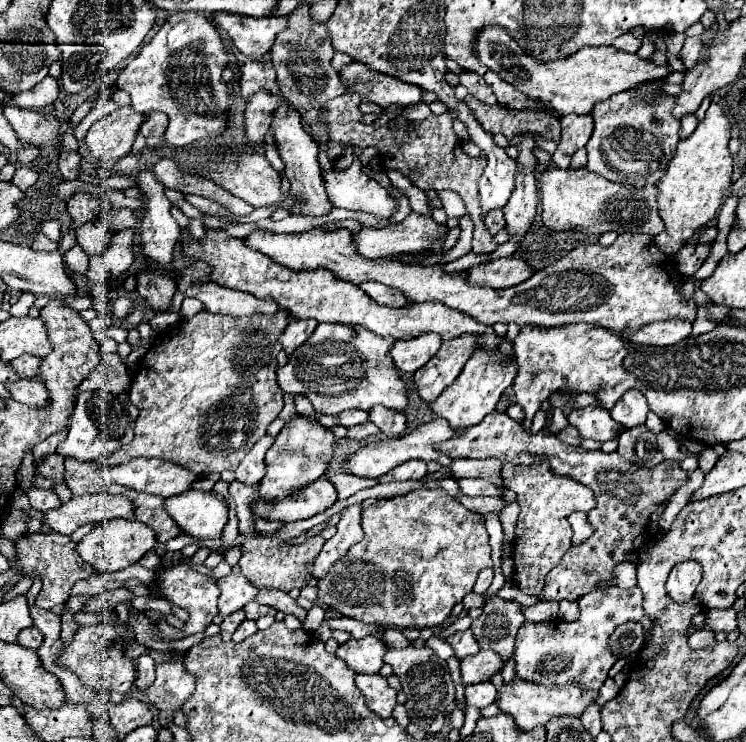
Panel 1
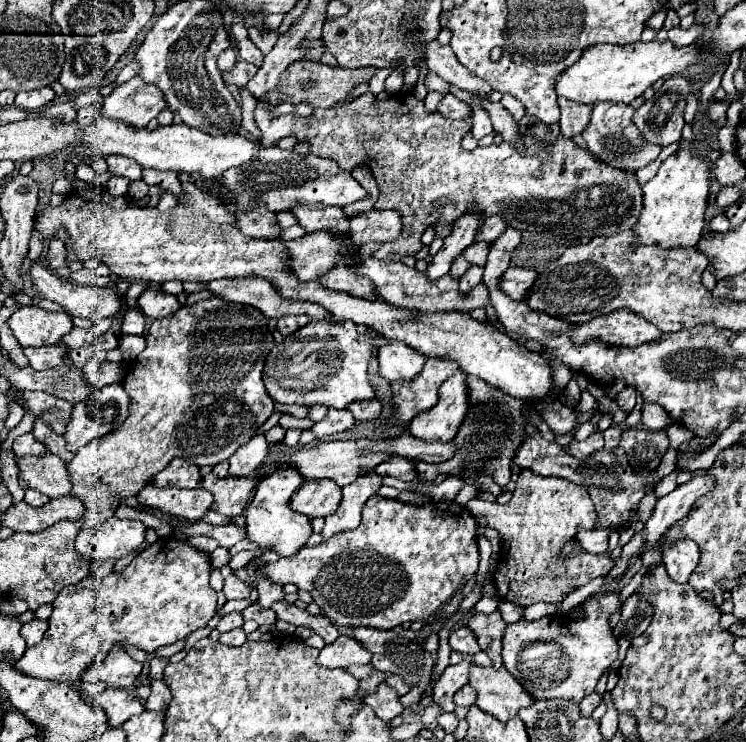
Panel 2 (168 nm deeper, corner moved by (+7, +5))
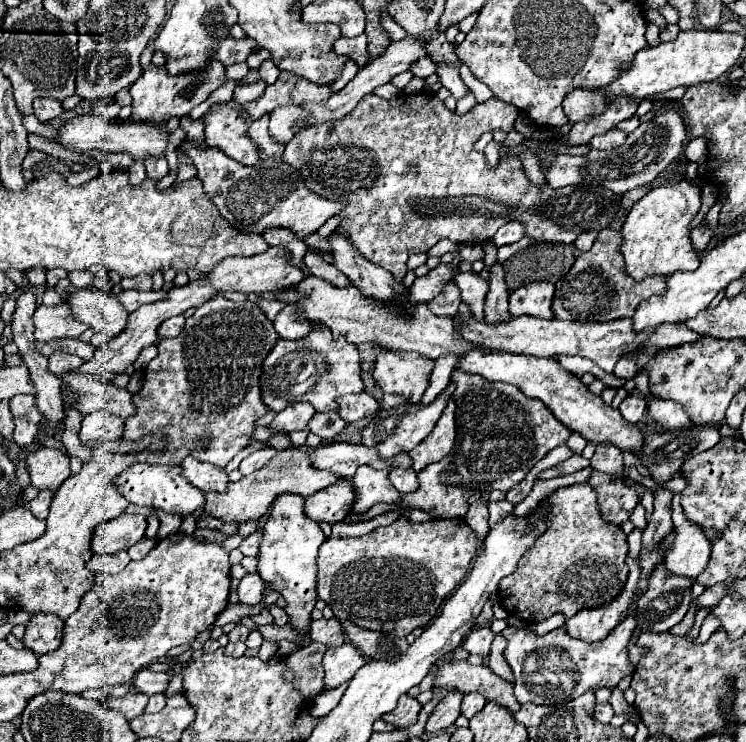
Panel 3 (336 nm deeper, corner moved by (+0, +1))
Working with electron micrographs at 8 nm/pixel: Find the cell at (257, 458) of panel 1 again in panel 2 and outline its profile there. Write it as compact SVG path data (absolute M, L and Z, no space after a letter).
M255 435L251 441L247 441L235 455L229 459L229 473L231 475L249 475L255 467L263 463L263 459L269 453L269 443L263 435Z

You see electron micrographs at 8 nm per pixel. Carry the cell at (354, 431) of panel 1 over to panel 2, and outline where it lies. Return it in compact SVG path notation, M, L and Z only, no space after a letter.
M329 407L327 415L319 423L313 423L311 431L313 431L313 435L317 439L325 439L325 437L329 437L333 433L339 433L339 431L345 431L345 429L349 429L353 425L355 425L355 419L347 409L339 411L339 409Z

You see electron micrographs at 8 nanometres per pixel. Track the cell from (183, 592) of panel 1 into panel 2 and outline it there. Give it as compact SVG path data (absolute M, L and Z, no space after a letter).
M175 537L157 539L153 545L147 545L121 573L111 573L103 579L89 575L83 581L65 587L53 603L53 615L49 617L49 629L43 641L35 647L27 647L15 669L37 679L73 683L81 681L83 671L91 667L91 663L101 663L111 647L133 645L147 653L155 653L159 647L173 645L191 631L205 627L215 615L217 593L209 585L209 571L209 553L199 551L187 541L179 541Z

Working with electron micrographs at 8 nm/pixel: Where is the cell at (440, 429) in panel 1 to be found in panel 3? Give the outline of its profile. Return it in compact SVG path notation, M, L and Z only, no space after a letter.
M304 447L300 449L288 449L288 451L278 451L278 455L274 455L274 459L270 459L270 463L266 467L262 467L260 471L242 477L236 483L228 483L226 493L206 493L206 507L204 513L210 517L220 519L222 523L248 523L248 521L258 521L270 507L270 503L274 501L274 495L280 493L300 493L304 497L338 483L342 477L334 475L332 471L322 471L316 469L314 463L310 461L310 455Z

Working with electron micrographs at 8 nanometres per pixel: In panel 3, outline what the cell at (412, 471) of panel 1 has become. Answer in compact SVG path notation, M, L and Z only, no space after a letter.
M392 469L390 481L400 493L410 493L410 491L418 489L418 479L416 479L414 469Z

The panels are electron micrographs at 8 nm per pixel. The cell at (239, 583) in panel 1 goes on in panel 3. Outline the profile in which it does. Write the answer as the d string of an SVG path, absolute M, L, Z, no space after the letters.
M252 573L252 575L246 575L240 579L238 583L238 599L240 603L246 603L246 605L256 605L262 597L262 589L264 589L264 581L258 573Z

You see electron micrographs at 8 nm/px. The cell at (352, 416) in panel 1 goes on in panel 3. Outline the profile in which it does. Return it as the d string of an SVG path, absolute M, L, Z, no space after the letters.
M290 403L284 411L280 411L276 415L276 419L270 423L270 427L274 427L276 431L282 433L290 433L294 429L306 429L308 421L314 417L316 409L310 403Z

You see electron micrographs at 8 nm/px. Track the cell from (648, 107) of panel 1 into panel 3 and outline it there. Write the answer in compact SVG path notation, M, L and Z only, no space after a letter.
M610 129L610 131L602 133L602 135L596 135L590 141L590 147L592 149L600 149L600 151L602 149L616 149L616 147L620 147L626 141L626 137L628 137L626 131L622 131L622 129Z

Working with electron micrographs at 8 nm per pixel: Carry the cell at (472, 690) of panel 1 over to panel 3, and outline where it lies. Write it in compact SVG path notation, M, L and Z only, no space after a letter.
M478 693L464 695L464 699L462 699L462 715L466 719L472 719L484 705L486 705L486 699L482 699L482 695L478 695Z

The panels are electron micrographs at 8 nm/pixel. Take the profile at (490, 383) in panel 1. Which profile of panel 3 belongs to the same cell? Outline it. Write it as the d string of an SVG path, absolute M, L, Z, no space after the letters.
M454 397L448 399L448 405L442 413L442 417L438 419L436 427L432 429L432 433L418 443L412 451L408 451L408 455L412 457L412 469L420 471L430 463L436 463L440 459L444 459L446 455L450 455L450 451L454 449L454 437L456 437L456 423L454 423L454 413L456 413L456 401Z

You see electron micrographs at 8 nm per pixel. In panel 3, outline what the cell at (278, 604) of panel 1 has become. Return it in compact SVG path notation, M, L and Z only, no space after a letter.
M338 619L310 621L310 637L312 637L312 641L320 641L328 647L338 647L344 643L344 631L342 631Z

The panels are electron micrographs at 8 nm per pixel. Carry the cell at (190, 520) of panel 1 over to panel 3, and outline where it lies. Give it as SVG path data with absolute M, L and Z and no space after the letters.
M134 465L130 469L126 469L126 473L118 475L116 483L118 489L122 491L122 495L136 505L144 505L144 507L154 507L154 509L162 509L166 513L178 513L178 515L192 515L194 511L202 509L206 505L204 493L198 491L196 487L192 487L184 477L180 477L180 467L166 467L166 465Z

